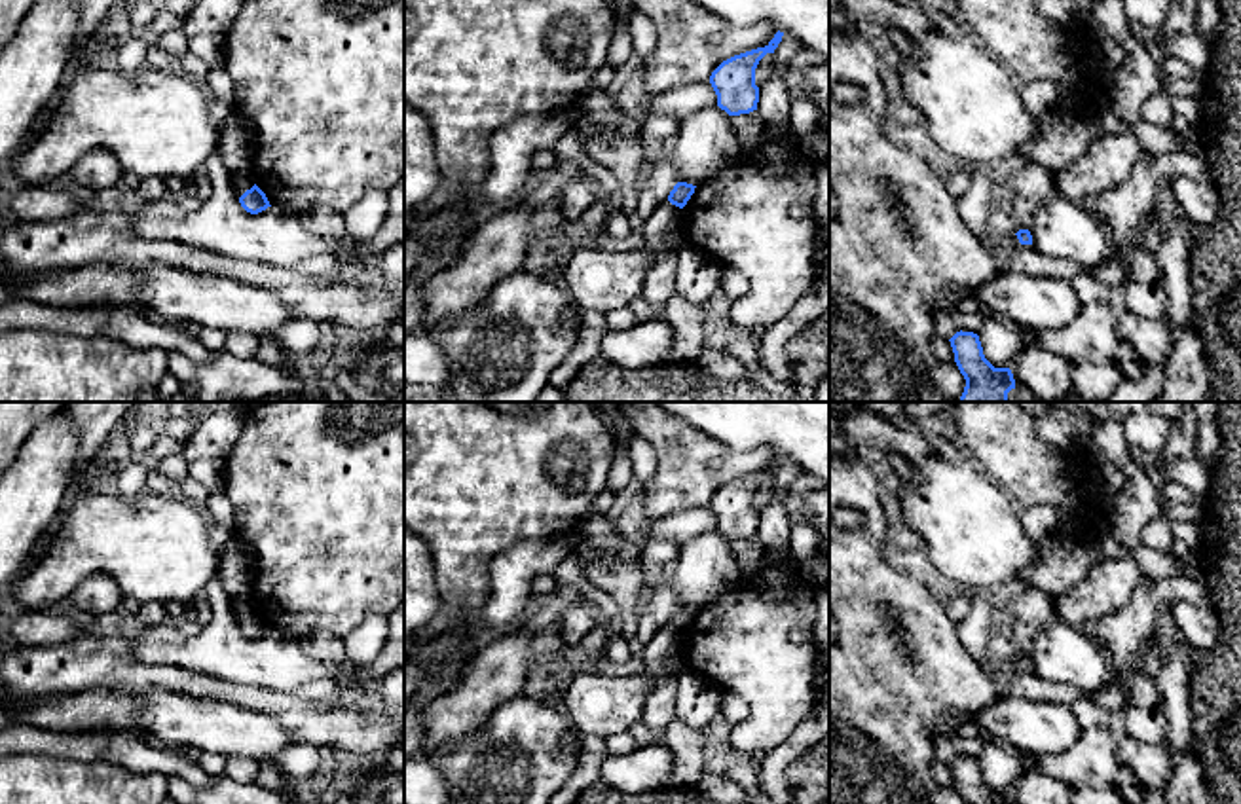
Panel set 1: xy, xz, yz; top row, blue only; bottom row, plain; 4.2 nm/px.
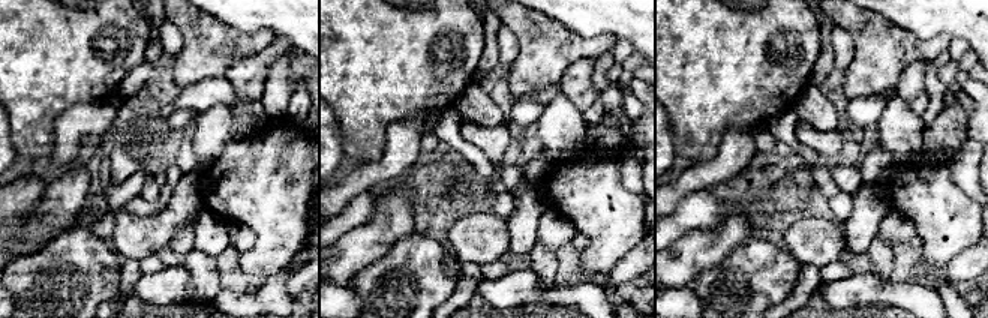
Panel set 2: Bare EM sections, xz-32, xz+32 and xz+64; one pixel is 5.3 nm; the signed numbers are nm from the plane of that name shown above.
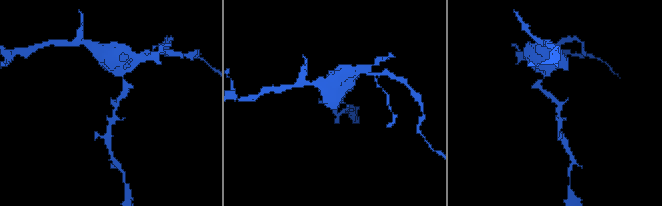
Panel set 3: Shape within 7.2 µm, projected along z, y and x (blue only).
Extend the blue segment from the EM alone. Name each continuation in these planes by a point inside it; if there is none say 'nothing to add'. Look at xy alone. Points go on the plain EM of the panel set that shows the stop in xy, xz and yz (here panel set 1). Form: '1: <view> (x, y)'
nothing to add

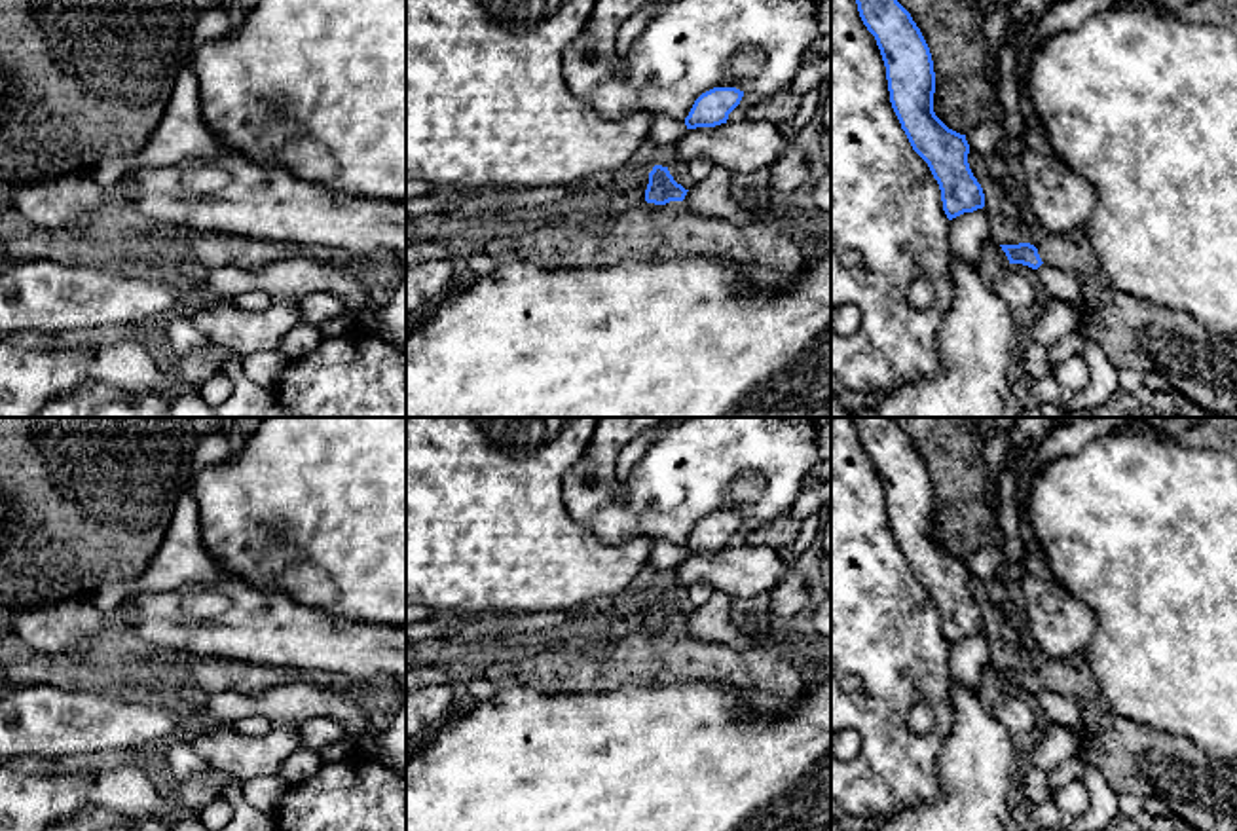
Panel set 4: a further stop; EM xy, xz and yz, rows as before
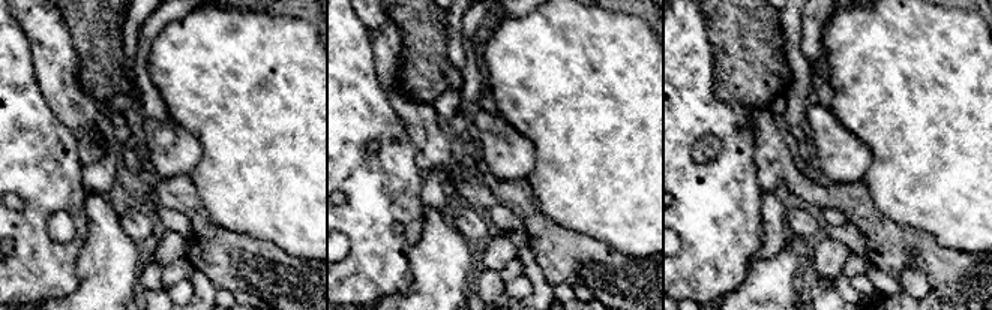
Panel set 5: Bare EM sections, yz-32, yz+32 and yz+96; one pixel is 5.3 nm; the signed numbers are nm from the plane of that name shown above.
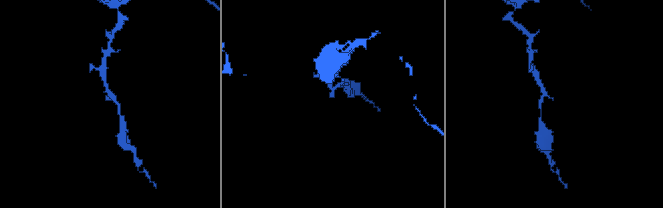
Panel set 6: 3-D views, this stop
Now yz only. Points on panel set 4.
1: yz (1200, 788)

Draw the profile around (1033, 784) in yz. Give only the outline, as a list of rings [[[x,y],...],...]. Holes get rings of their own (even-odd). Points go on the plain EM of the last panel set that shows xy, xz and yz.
[[[1023,765],[1015,782],[1015,795],[1026,804],[1040,804],[1053,799],[1047,772],[1032,765]]]

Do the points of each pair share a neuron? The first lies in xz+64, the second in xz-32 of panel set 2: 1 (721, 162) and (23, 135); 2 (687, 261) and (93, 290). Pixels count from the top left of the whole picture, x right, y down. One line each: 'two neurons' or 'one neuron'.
1: two neurons
2: two neurons

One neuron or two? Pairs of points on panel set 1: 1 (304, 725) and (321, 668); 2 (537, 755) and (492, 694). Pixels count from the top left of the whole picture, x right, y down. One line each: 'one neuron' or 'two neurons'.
1: two neurons
2: two neurons

